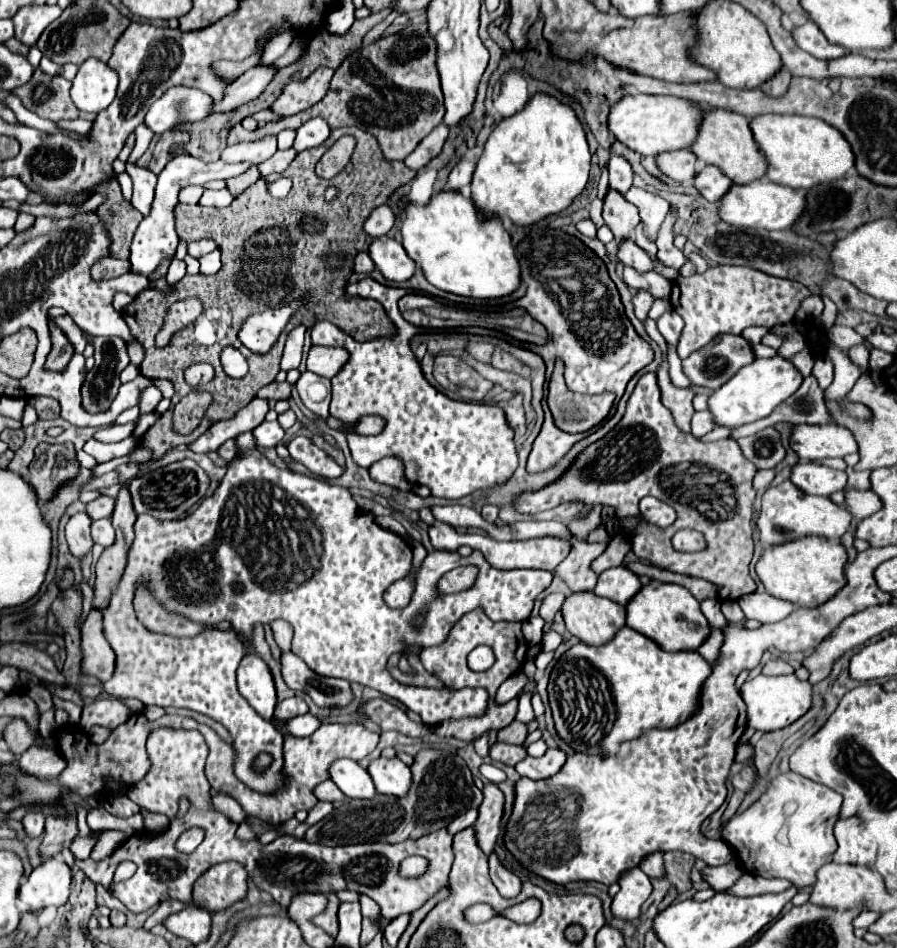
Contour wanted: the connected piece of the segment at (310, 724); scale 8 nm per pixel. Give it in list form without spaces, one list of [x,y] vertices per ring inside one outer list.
[[[305,713],[305,715],[299,715],[287,723],[275,723],[275,727],[279,731],[285,731],[285,733],[291,733],[291,735],[297,735],[297,737],[307,737],[311,735],[311,731],[315,731],[319,727],[319,719],[311,713]]]

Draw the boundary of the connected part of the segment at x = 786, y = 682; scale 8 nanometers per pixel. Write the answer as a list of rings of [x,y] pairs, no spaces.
[[[757,675],[755,679],[749,679],[741,687],[741,695],[747,703],[747,725],[755,731],[777,731],[791,723],[795,723],[799,717],[803,717],[811,705],[813,705],[813,687],[809,681],[799,681],[795,675],[779,675],[779,677],[767,677]]]

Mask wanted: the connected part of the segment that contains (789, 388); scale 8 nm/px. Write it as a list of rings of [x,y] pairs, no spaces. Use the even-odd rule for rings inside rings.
[[[779,355],[771,359],[755,359],[751,365],[739,369],[737,375],[731,377],[723,387],[713,391],[713,395],[707,401],[707,409],[711,411],[713,423],[717,427],[735,429],[767,417],[779,403],[791,397],[801,383],[803,377],[787,359],[781,359]]]

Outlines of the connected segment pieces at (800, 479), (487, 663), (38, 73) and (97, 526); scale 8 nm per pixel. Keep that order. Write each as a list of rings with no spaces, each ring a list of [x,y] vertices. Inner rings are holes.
[[[797,463],[791,467],[789,481],[797,485],[801,491],[809,495],[823,495],[829,497],[835,491],[841,491],[847,483],[845,471],[835,471],[831,467],[819,463]]]
[[[486,645],[476,647],[468,655],[468,666],[475,672],[486,671],[493,665],[494,662],[494,652]]]
[[[35,69],[35,75],[13,93],[23,101],[23,105],[35,115],[51,121],[59,119],[77,119],[79,109],[69,97],[71,83],[67,79],[45,75],[41,69]]]
[[[111,519],[93,521],[91,533],[93,533],[93,541],[99,543],[99,545],[103,545],[103,547],[109,547],[115,541],[115,529],[111,525]]]

